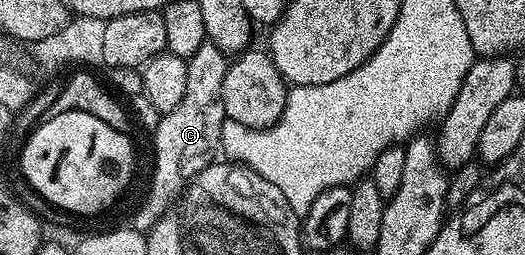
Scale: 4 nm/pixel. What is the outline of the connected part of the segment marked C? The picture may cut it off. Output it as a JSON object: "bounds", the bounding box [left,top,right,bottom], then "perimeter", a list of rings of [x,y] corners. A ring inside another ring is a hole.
{"bounds":[134,41,228,233],"perimeter":[[[210,41],[201,45],[193,57],[187,60],[189,77],[185,80],[185,97],[177,104],[177,109],[160,115],[159,124],[153,132],[155,138],[155,168],[151,171],[151,188],[147,200],[135,215],[134,230],[146,233],[162,215],[172,210],[171,202],[180,198],[188,182],[201,169],[208,167],[216,158],[221,144],[221,125],[224,121],[221,85],[225,81],[228,56]]]}

